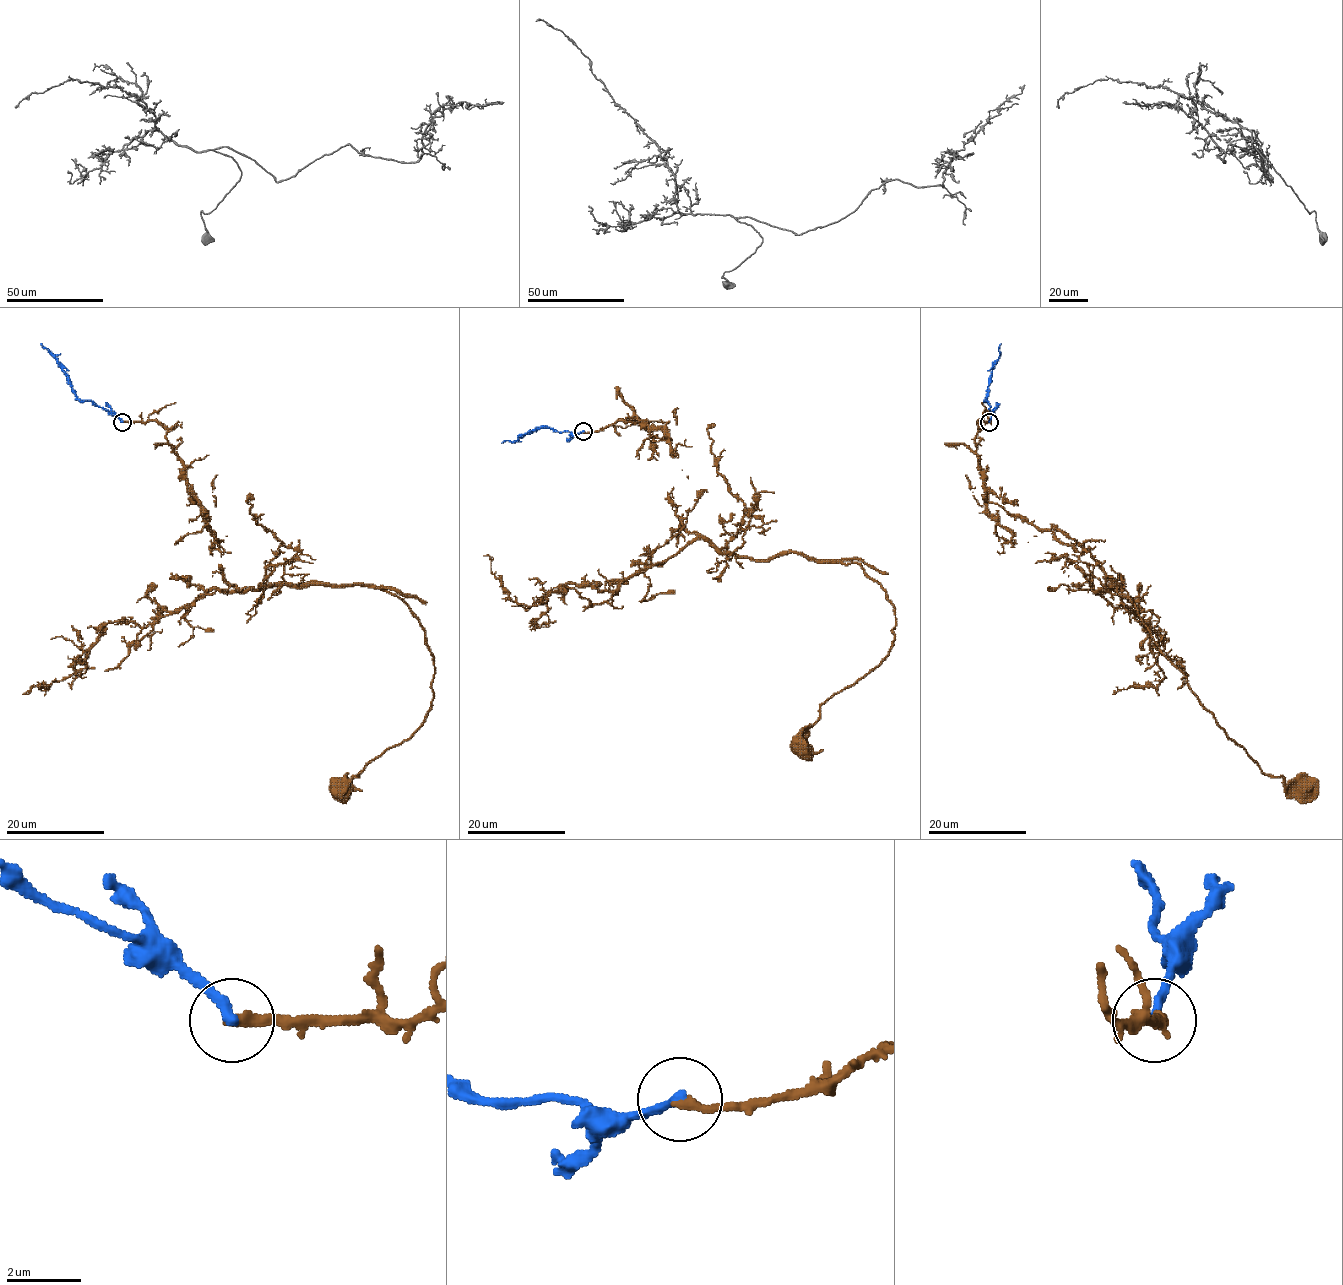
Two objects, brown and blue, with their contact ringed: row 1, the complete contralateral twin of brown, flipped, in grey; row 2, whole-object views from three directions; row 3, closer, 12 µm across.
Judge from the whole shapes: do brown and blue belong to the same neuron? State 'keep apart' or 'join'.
keep apart

